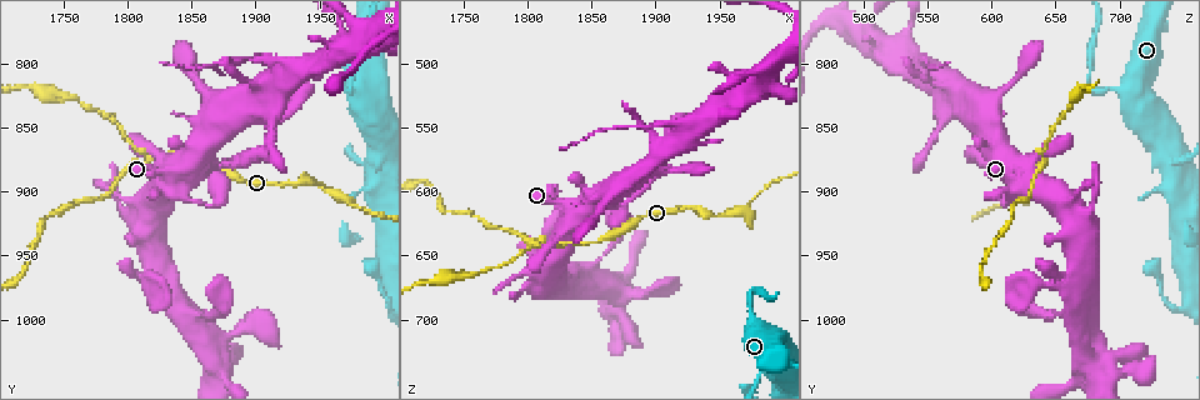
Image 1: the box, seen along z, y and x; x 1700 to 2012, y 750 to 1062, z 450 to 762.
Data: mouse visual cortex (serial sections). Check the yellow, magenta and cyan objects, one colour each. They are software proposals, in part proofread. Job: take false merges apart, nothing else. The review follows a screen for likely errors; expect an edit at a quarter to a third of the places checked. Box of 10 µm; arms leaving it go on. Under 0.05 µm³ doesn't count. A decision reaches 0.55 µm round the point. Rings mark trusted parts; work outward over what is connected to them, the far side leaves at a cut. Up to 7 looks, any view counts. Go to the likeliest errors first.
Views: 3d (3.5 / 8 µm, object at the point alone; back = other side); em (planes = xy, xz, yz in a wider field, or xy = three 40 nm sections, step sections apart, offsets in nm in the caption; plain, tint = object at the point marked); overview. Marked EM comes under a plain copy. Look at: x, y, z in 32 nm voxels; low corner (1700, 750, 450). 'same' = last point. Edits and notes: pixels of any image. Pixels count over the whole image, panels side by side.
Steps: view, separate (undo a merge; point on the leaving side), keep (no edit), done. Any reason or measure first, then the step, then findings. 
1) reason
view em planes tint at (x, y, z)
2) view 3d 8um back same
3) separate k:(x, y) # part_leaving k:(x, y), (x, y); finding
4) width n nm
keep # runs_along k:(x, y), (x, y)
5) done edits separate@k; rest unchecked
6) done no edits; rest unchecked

view 3d 8um at (1824, 874, 640)

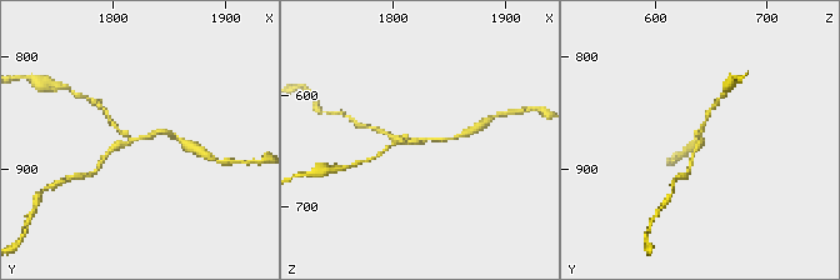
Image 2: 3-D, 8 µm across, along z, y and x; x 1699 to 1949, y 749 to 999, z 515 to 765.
arms 3; arm_widths 100, 150, 200 nm
view em xy step 3 tint same

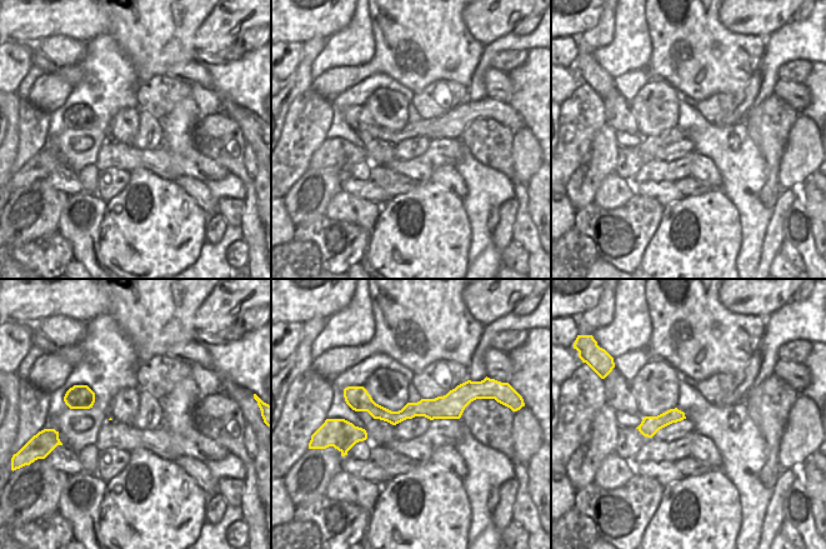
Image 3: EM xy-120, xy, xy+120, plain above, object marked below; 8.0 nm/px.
keep # runs_along 3:(472, 397), (401, 415), (349, 400); one cell here

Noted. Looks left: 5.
small branch off a trunk
view 3d 8um at (1918, 812, 560)

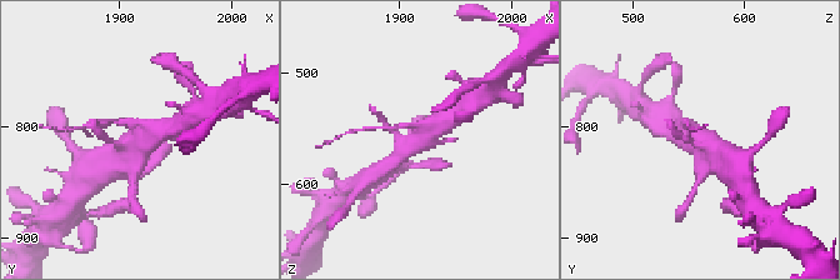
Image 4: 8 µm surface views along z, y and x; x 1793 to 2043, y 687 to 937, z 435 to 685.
zoom in
view 3d 3.5um same

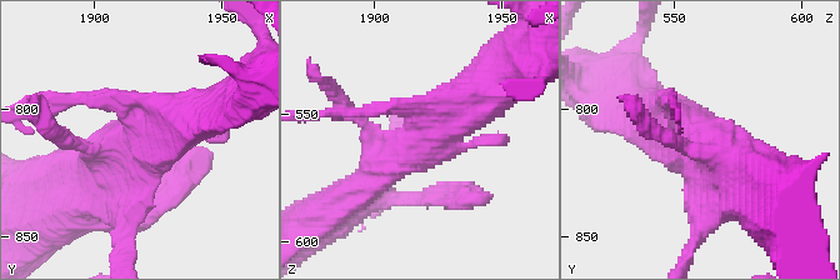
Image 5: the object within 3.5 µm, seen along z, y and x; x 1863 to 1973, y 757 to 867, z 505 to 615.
view em xy step 2 tint at (1916, 812, 562)

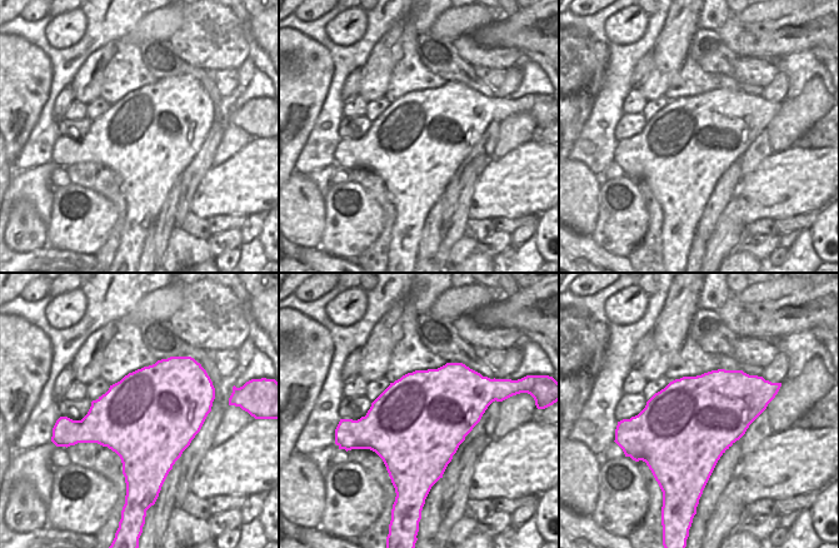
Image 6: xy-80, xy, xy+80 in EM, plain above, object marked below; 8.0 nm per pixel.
keep # runs_along 5:(348, 199), (463, 106); continuous, no second cell

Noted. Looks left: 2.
sudden change in width
view 3d 3.5um at (1976, 912, 606)

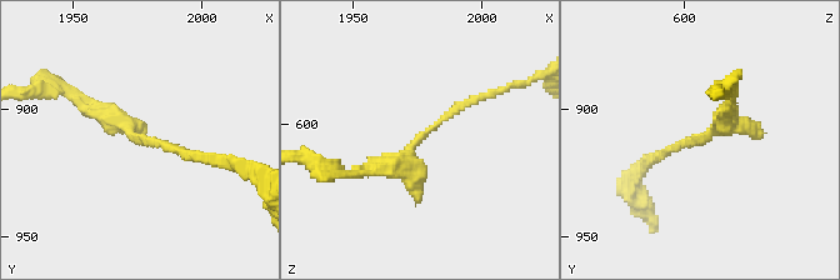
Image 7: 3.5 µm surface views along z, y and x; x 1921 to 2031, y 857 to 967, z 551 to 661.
now the EM
view em xy step 5 tint at (1976, 911, 608)

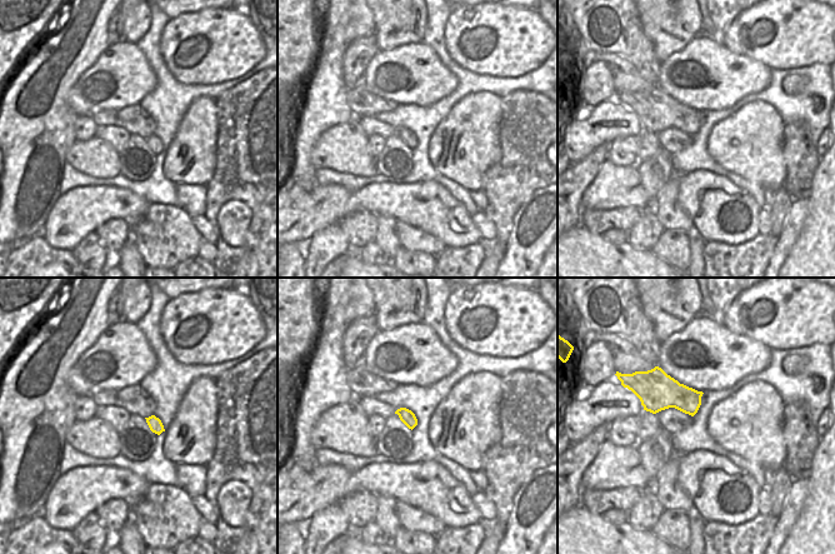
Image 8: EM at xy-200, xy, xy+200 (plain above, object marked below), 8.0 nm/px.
keep # runs_along 7:(356, 170), (399, 164), (440, 119), (483, 96); one cell here

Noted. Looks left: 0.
done no edits; rest unchecked

